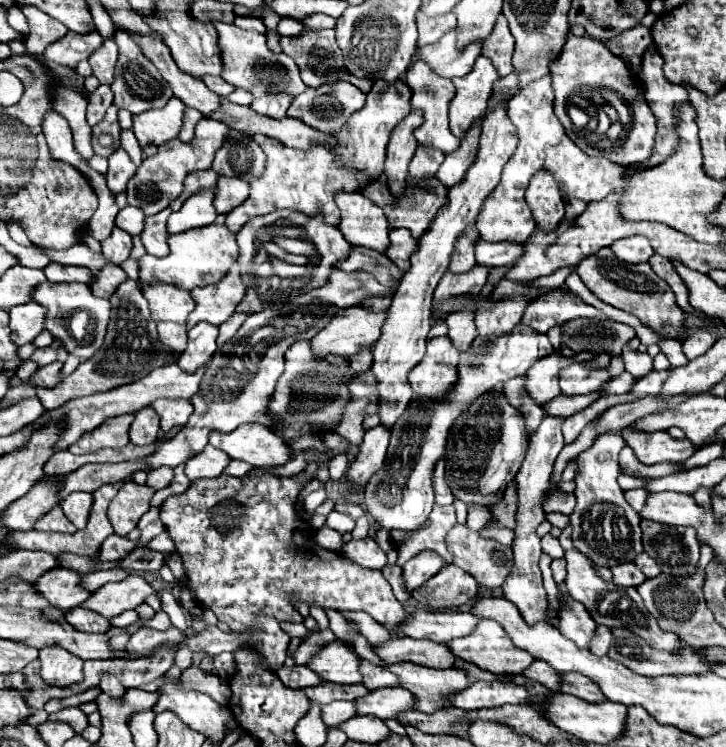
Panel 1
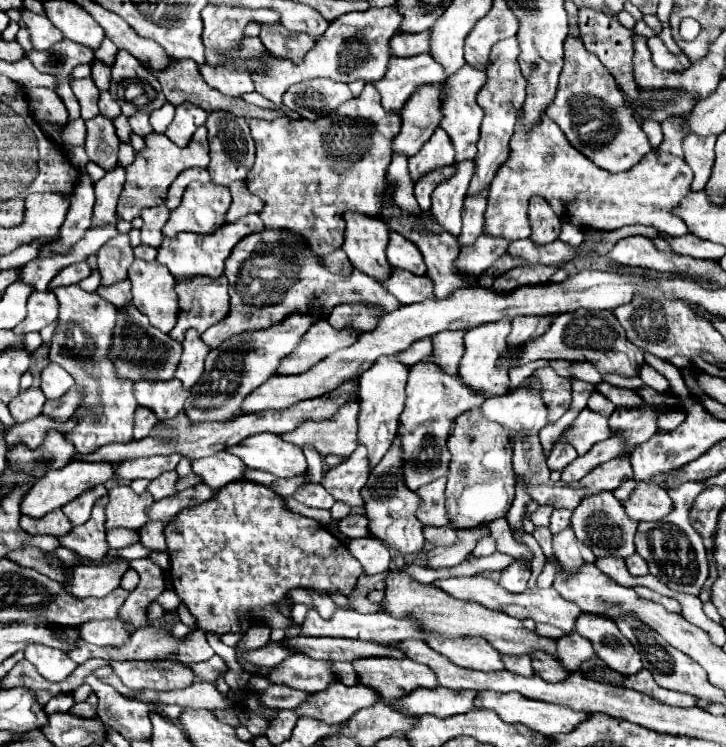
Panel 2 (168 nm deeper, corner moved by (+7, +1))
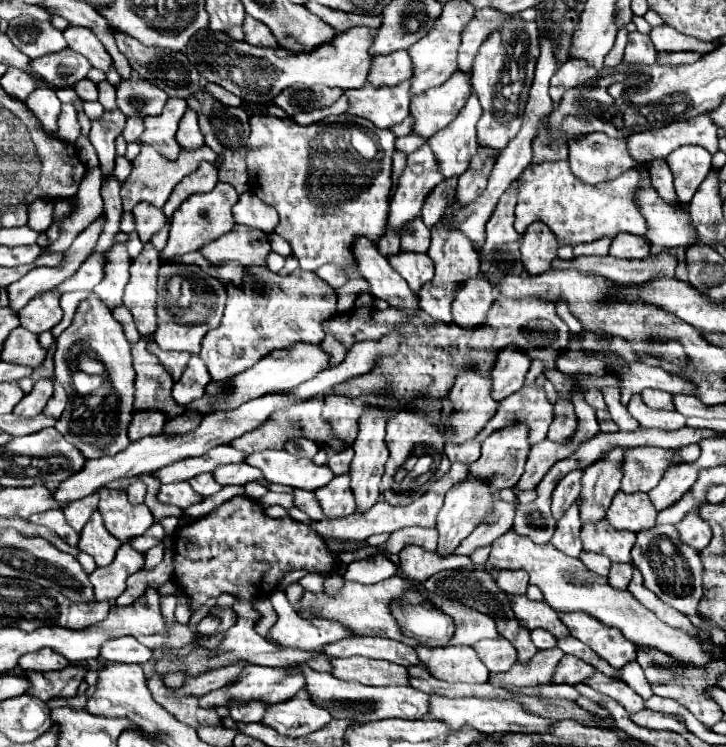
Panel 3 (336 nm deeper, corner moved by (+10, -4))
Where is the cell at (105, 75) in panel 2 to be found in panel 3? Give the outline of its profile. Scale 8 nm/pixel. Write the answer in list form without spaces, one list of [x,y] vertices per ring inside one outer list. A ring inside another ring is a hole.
[[[107,81],[99,83],[99,103],[105,107],[105,111],[113,111],[117,109],[117,103],[115,103],[115,87],[111,87]]]

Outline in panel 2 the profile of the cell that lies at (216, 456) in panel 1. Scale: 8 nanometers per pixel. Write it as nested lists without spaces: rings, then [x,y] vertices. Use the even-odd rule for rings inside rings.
[[[216,452],[208,458],[198,458],[192,462],[192,472],[202,478],[212,490],[222,488],[232,480],[240,480],[244,472],[244,462],[228,452]]]

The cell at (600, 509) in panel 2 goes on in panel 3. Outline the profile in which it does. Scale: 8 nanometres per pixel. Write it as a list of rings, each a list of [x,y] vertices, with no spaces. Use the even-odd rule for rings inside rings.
[[[605,519],[597,525],[583,525],[581,529],[583,551],[607,555],[613,563],[629,563],[635,545],[635,533],[613,529]]]

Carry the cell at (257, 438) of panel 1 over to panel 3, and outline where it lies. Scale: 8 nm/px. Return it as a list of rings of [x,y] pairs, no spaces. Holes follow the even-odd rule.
[[[267,449],[265,453],[253,453],[245,459],[245,463],[261,469],[267,483],[279,483],[305,491],[315,491],[335,477],[331,475],[331,469],[327,465],[315,465],[313,459],[291,455],[283,449]]]

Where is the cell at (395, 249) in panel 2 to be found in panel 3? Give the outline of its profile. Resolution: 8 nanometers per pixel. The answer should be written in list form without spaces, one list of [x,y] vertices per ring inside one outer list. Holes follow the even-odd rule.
[[[399,253],[389,257],[389,265],[409,283],[413,291],[419,291],[433,277],[433,261],[427,253]]]

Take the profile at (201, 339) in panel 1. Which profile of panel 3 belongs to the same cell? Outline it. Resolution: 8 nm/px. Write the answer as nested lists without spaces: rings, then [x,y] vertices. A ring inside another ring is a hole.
[[[191,355],[187,369],[183,371],[181,379],[173,387],[173,399],[179,405],[187,407],[191,401],[203,397],[207,385],[209,385],[209,373],[205,369],[205,363],[201,361],[201,357]]]

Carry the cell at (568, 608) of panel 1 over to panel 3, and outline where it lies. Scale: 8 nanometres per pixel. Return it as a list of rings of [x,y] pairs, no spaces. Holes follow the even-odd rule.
[[[525,595],[521,597],[509,597],[513,611],[517,615],[517,619],[521,621],[521,625],[525,625],[527,629],[547,629],[553,637],[561,639],[561,637],[569,637],[569,629],[565,629],[565,625],[561,625],[557,611],[549,609],[549,605],[545,603],[537,603],[537,601],[529,601]]]

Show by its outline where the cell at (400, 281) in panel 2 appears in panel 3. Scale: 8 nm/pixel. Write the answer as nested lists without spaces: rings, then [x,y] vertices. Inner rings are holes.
[[[451,205],[443,217],[443,221],[439,221],[431,231],[431,247],[429,247],[429,257],[435,263],[435,277],[423,285],[423,289],[419,291],[419,297],[425,299],[425,303],[420,303],[419,306],[425,313],[429,313],[435,321],[443,321],[443,323],[451,323],[451,303],[453,297],[457,293],[457,289],[471,277],[479,275],[479,255],[473,251],[473,247],[469,245],[469,239],[459,231],[453,229],[449,225],[445,225],[445,219],[453,217],[453,213],[457,211],[457,205]]]

